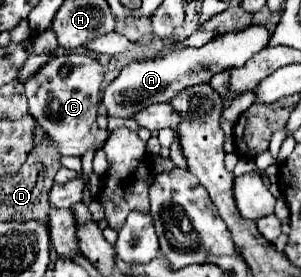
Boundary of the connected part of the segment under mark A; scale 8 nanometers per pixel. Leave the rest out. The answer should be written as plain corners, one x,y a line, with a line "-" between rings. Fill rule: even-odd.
248,26
240,32
220,34
200,48
184,46
180,50
166,52
164,56
158,56
158,58
152,58
152,60
132,62
106,88
106,92
102,96
102,106
106,108
108,116
130,118
134,112
138,112
146,104
168,102
172,96
176,96
180,90
184,90
188,86
194,86
194,84
200,84
200,82
210,82
212,74
218,74
226,68
244,66
256,52
266,48
270,36
272,34
264,26

